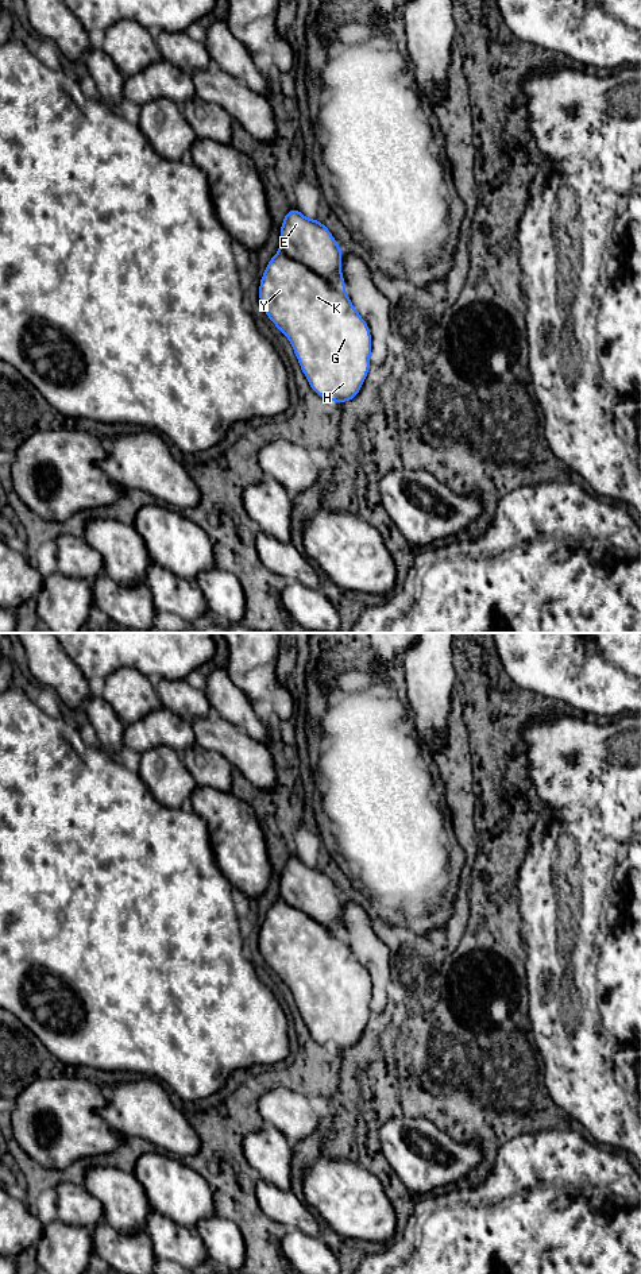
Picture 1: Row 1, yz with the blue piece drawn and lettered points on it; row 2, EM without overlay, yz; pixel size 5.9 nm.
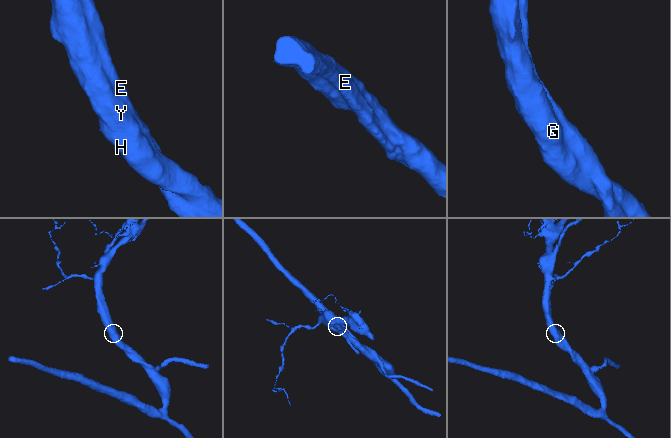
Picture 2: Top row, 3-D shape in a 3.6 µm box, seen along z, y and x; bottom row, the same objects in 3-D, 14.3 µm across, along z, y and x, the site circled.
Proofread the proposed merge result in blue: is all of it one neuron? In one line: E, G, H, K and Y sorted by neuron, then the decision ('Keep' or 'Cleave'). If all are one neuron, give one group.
Groups: E / G H K Y. Cleave

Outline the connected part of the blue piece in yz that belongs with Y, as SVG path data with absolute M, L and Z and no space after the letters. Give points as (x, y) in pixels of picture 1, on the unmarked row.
M279 896L269 908L260 926L259 949L267 965L289 987L309 1034L318 1045L329 1046L339 1053L359 1042L371 1015L371 980L344 937L331 934L328 927L291 907Z

